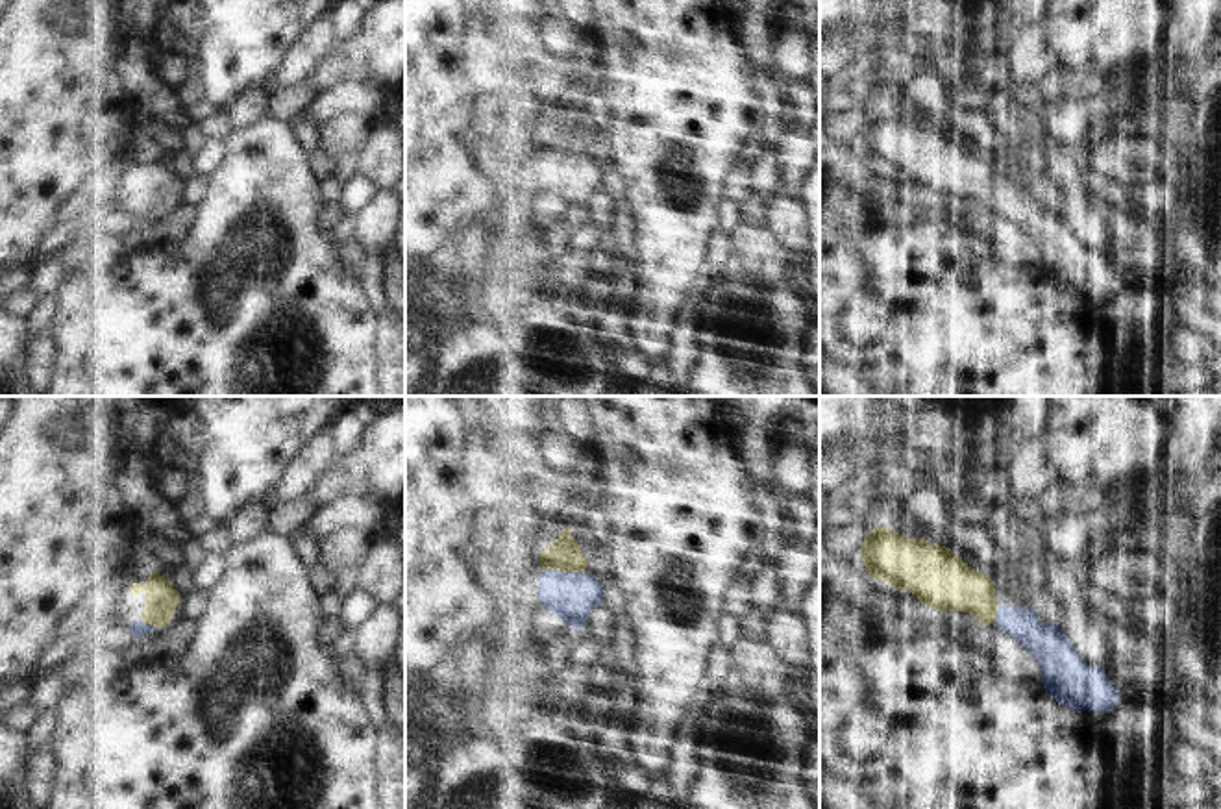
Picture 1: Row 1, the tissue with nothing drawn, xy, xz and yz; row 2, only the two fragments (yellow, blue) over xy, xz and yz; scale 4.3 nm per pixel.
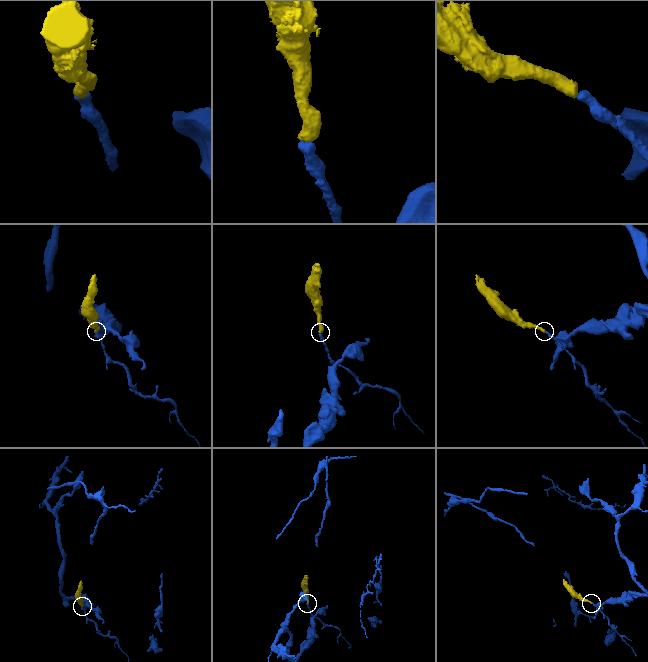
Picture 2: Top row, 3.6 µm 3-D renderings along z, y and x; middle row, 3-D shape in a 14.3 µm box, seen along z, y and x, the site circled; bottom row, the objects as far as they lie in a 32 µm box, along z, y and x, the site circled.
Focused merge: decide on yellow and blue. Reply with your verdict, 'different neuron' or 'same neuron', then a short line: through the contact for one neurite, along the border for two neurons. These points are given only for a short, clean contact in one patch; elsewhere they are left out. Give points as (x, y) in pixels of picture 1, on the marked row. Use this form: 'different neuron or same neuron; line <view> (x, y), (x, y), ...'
same neuron; line xz (563, 554), (568, 560), (568, 571), (570, 595)

